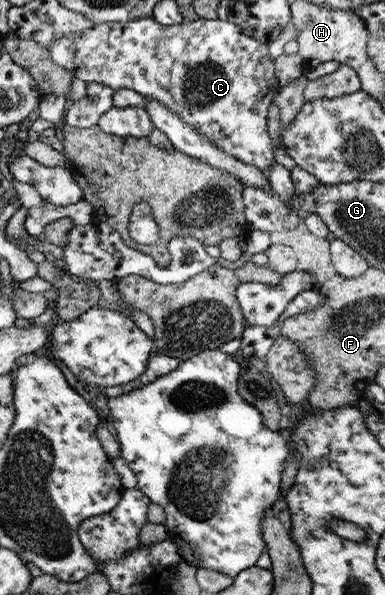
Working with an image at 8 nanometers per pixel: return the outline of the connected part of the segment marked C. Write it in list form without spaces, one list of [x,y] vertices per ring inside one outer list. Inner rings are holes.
[[[153,16],[143,17],[127,22],[94,25],[83,32],[74,32],[54,40],[49,52],[53,62],[61,68],[68,68],[74,78],[86,83],[106,84],[115,91],[131,89],[166,104],[187,124],[194,126],[203,138],[223,149],[227,156],[254,165],[267,178],[271,176],[271,166],[276,161],[273,138],[269,133],[269,108],[281,86],[268,45],[253,36],[247,36],[239,25],[219,18],[207,20],[206,17],[199,17],[167,26]]]

